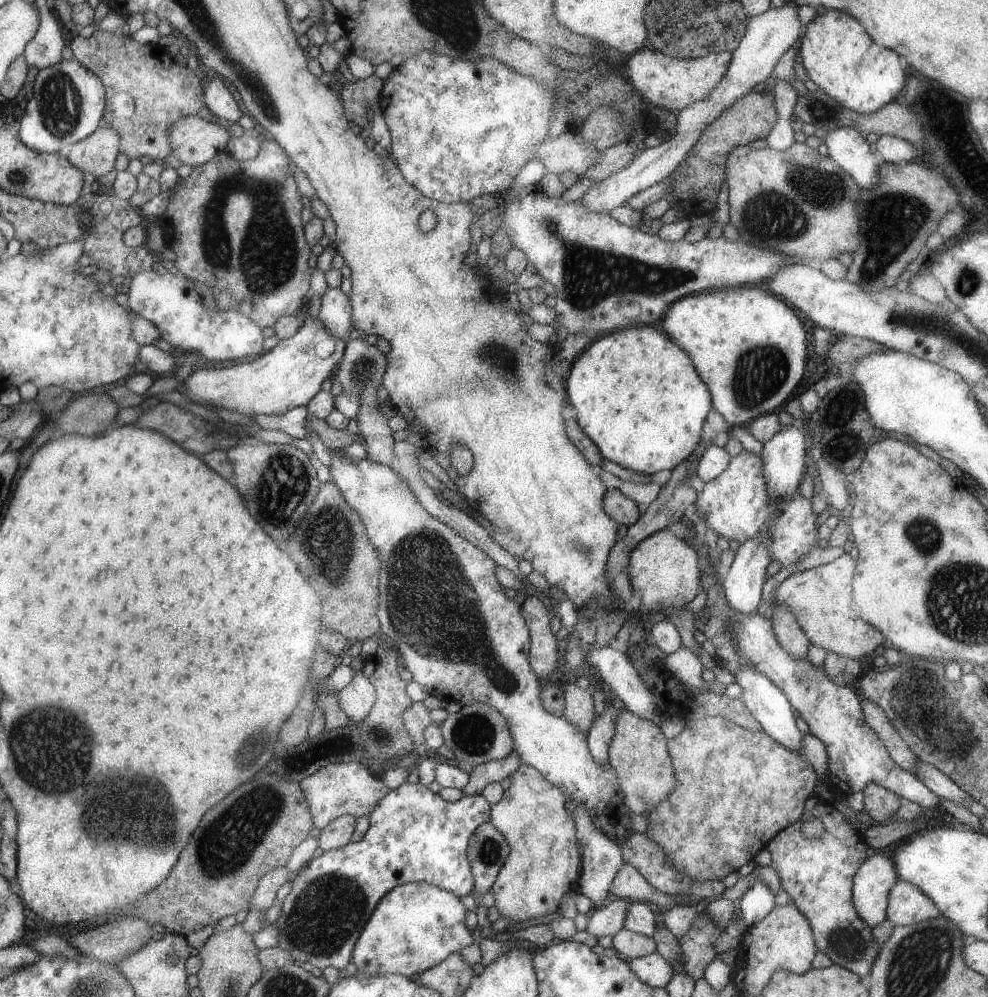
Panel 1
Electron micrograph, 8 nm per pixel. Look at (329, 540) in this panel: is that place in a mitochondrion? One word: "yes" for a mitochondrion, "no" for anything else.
yes

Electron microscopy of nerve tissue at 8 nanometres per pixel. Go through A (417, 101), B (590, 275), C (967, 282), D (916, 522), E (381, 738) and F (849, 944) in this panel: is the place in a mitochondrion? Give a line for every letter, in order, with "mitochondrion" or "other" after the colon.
A: other
B: mitochondrion
C: mitochondrion
D: mitochondrion
E: mitochondrion
F: mitochondrion

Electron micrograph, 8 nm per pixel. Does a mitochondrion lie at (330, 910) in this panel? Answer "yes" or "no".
yes

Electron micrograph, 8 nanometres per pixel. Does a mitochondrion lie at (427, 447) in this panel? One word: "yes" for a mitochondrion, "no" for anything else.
no

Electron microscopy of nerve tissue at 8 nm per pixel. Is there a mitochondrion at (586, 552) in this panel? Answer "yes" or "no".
yes

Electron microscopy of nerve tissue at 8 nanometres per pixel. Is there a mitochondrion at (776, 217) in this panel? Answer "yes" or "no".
yes

